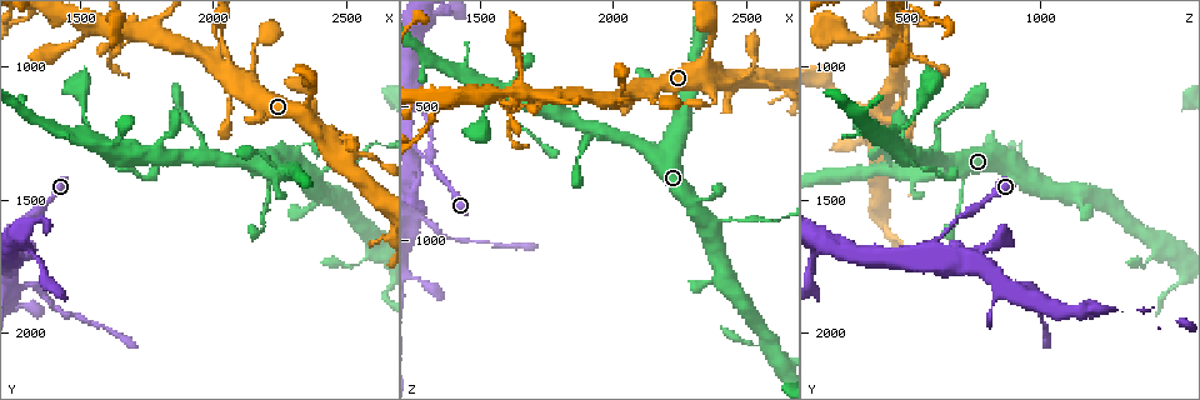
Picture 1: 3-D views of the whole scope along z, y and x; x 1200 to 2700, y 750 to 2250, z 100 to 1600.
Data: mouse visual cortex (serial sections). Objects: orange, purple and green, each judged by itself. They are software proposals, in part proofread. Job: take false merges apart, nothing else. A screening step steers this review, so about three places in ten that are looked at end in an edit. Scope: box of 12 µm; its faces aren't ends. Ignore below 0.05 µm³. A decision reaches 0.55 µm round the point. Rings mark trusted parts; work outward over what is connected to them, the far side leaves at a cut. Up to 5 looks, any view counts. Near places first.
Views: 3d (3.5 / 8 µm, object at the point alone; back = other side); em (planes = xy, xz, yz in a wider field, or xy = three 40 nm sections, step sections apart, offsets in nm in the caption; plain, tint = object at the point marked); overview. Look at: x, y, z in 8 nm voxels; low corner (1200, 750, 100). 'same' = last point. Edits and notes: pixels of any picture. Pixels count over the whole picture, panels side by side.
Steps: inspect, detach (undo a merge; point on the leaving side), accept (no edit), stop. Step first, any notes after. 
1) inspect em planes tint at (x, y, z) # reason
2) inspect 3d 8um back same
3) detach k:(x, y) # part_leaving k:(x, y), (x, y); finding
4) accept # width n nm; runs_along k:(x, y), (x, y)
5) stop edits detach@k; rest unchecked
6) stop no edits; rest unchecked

inspect 3d 8um at (2400, 1400, 930) # thin arm on a thick one

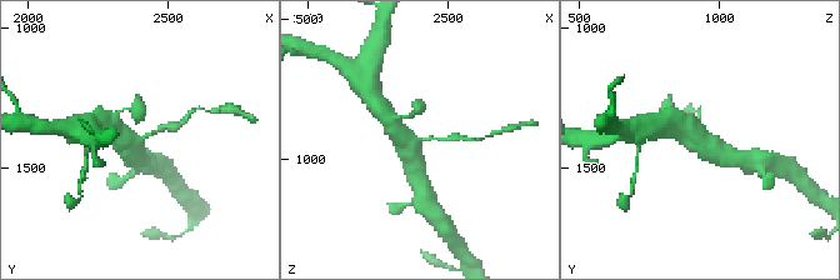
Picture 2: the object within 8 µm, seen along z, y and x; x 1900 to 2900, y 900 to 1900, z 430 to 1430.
inspect 3d 3.5um back at (2390, 1400, 930) # closer look

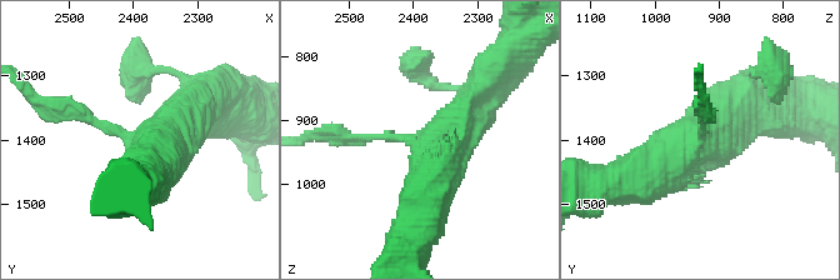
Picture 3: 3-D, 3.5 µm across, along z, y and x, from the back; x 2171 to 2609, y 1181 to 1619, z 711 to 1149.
inspect em xy step 2 tint at (2400, 1395, 930) # shape alone is not enough

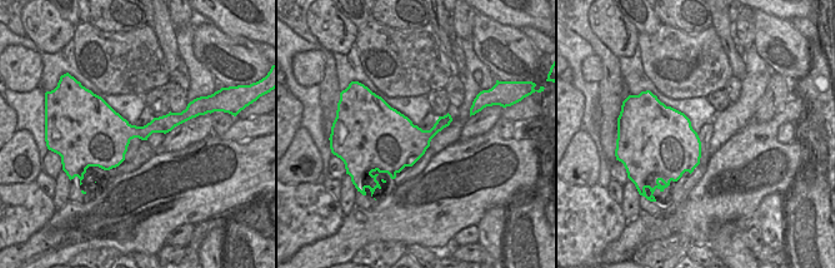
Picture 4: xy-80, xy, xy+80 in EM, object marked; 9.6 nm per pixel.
detach 3:(333, 133) # arm_widths 150, 600, 600 nm; part_leaving 3:(373, 138), (323, 138), (315, 135); two cells meet here

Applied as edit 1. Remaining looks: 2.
inspect 3d 3.5um at (2020, 1000, 460) # looks like a crossing

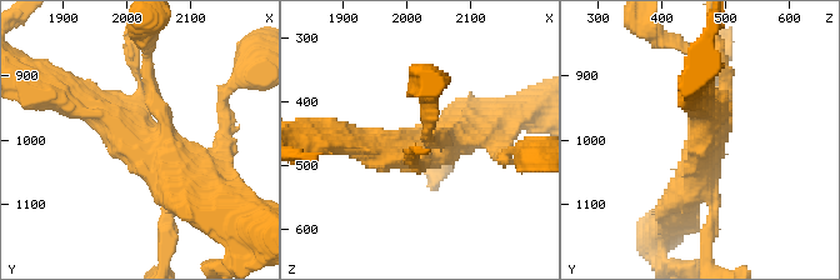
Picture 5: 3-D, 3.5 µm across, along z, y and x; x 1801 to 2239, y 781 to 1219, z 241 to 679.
inspect em xy step 3 tint at (2015, 1005, 470)

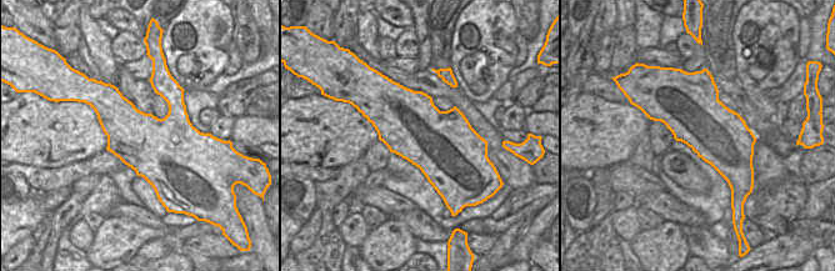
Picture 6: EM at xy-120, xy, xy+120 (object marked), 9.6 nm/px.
accept # one cell here

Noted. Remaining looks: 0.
stop edits detach@3; rest unchecked

